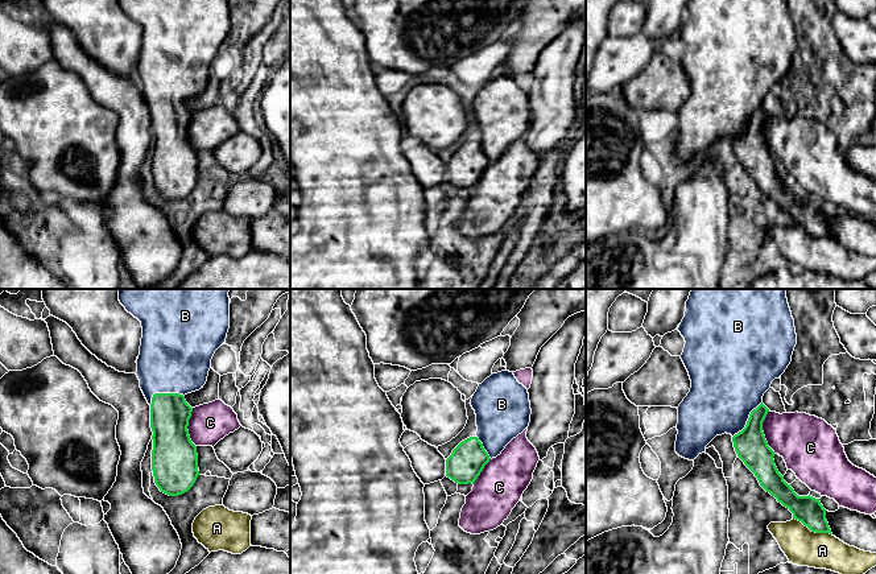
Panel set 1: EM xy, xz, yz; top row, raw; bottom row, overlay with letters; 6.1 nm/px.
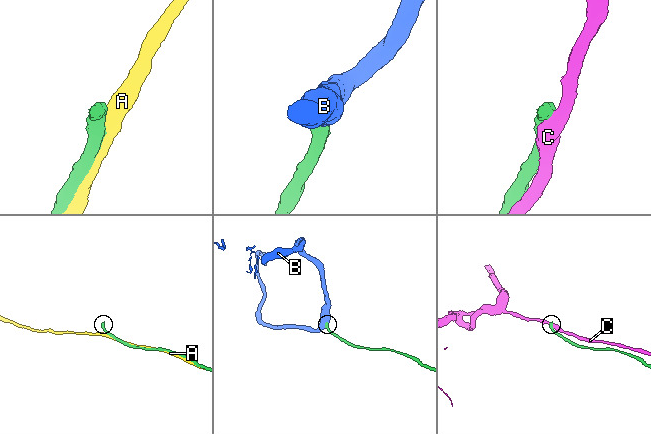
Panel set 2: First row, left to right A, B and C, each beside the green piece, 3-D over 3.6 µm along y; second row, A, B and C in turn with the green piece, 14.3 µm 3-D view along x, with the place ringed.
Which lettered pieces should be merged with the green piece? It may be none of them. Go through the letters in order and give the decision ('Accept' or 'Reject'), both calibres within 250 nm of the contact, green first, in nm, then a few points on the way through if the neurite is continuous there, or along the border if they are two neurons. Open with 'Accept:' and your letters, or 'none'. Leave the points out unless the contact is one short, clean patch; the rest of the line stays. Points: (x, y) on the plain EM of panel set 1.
Accept: B
A: Reject. Thickness 170 nm (green) against 220 nm
B: Accept. Thickness 240 nm (green) against 440 nm
C: Reject. Thickness 200 nm (green) against 320 nm

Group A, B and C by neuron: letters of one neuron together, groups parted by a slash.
A / B / C

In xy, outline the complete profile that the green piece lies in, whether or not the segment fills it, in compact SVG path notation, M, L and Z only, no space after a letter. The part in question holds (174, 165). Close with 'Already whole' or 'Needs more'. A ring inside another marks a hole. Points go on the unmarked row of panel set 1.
M119 0L119 5L141 26L142 32L136 79L150 110L154 187L161 197L178 201L187 197L199 179L197 150L191 146L187 135L193 112L186 107L185 100L203 92L211 63L226 46L230 33L230 1Z. Needs more

